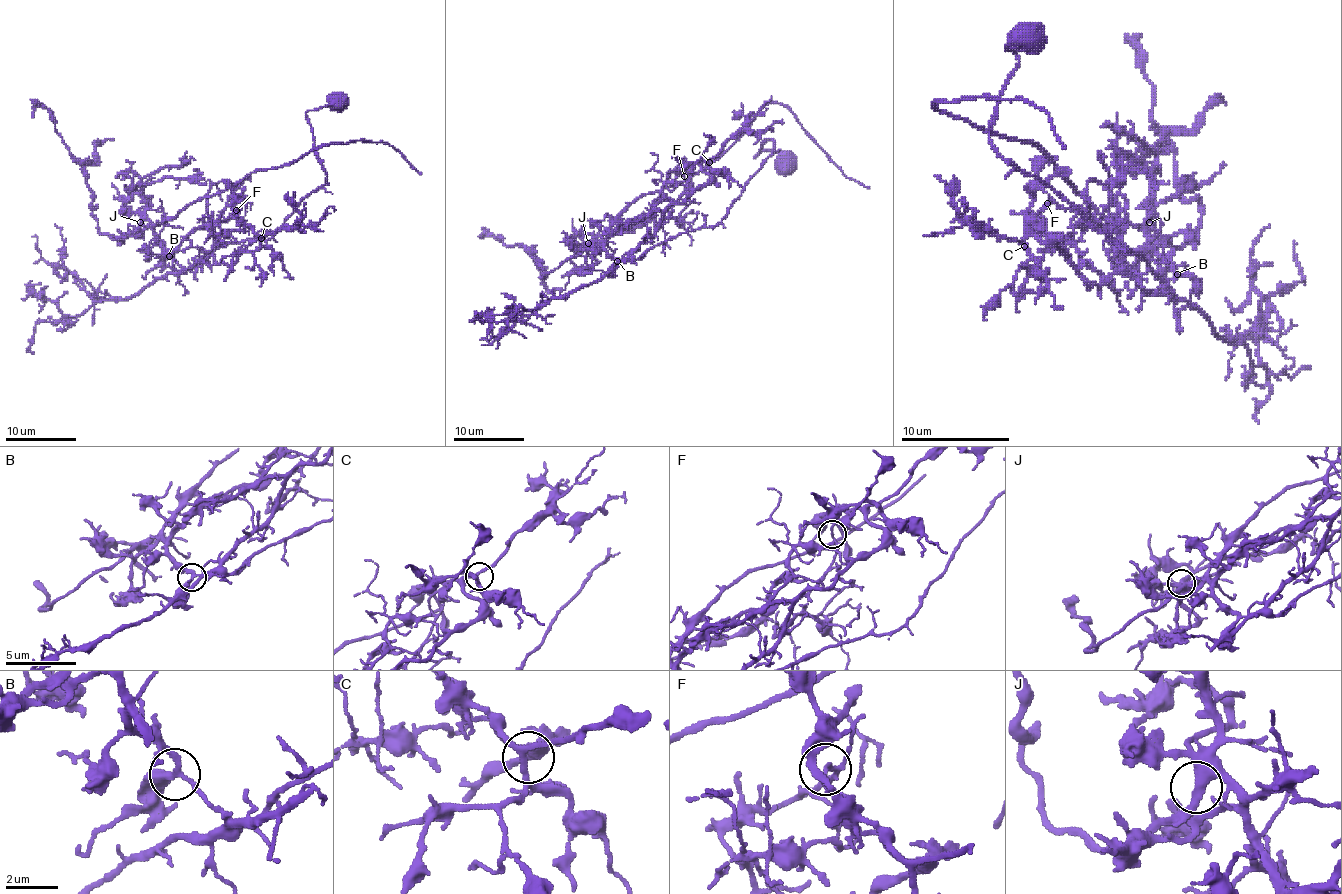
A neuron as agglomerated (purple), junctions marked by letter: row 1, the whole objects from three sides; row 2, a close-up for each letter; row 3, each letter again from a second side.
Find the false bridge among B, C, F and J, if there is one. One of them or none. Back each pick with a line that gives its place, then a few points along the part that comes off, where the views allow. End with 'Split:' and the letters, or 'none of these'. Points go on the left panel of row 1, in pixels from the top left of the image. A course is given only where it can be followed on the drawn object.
F: Place: (236, 210). Course of the part to remove: (236, 210), (172, 251), (156, 236), (158, 224), (192, 203), (322, 146), (386, 142), (421, 174)
Split: F

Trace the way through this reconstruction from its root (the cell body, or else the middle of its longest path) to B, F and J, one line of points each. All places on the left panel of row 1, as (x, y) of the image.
B: (338, 101), (306, 114), (327, 181), (270, 238), (222, 243), (186, 270), (169, 256)
F: (338, 101), (306, 114), (327, 181), (270, 238), (222, 243), (201, 256), (188, 236), (236, 210)
J: (338, 101), (306, 114), (327, 181), (270, 238), (222, 243), (201, 256), (195, 247), (169, 251), (140, 222)

